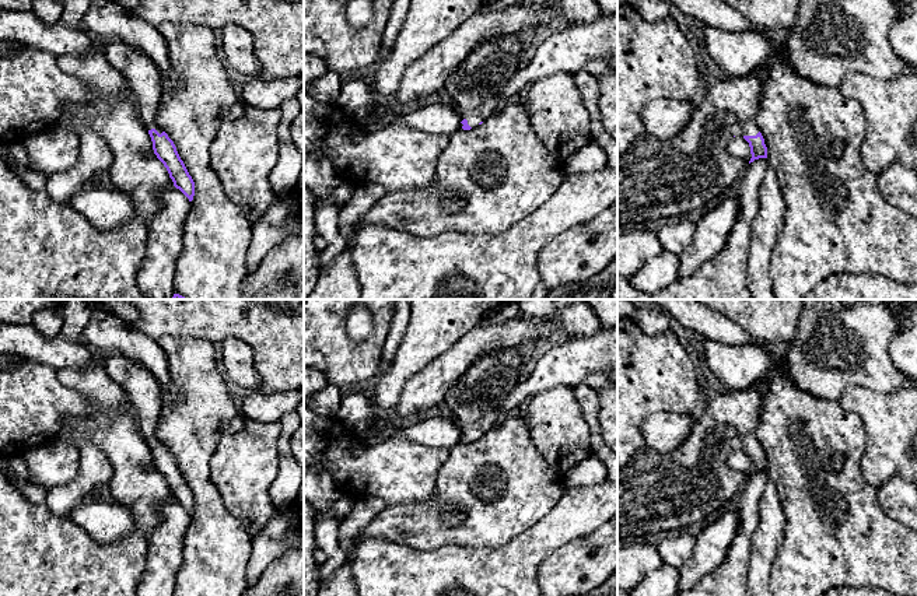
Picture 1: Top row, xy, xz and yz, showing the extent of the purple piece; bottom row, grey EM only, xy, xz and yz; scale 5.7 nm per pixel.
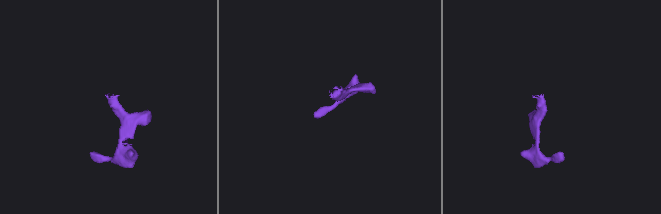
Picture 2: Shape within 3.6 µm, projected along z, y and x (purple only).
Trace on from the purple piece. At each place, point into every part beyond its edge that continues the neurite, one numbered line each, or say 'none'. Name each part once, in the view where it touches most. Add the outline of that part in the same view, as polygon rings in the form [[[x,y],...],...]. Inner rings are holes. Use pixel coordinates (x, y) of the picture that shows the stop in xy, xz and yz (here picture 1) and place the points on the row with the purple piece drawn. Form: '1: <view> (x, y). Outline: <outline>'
1: xz (475, 84). Outline: [[[498,36],[475,48],[448,76],[442,90],[445,97],[456,105],[461,122],[466,119],[470,127],[476,127],[501,106],[498,94],[505,83],[519,70],[522,52],[521,36]]]

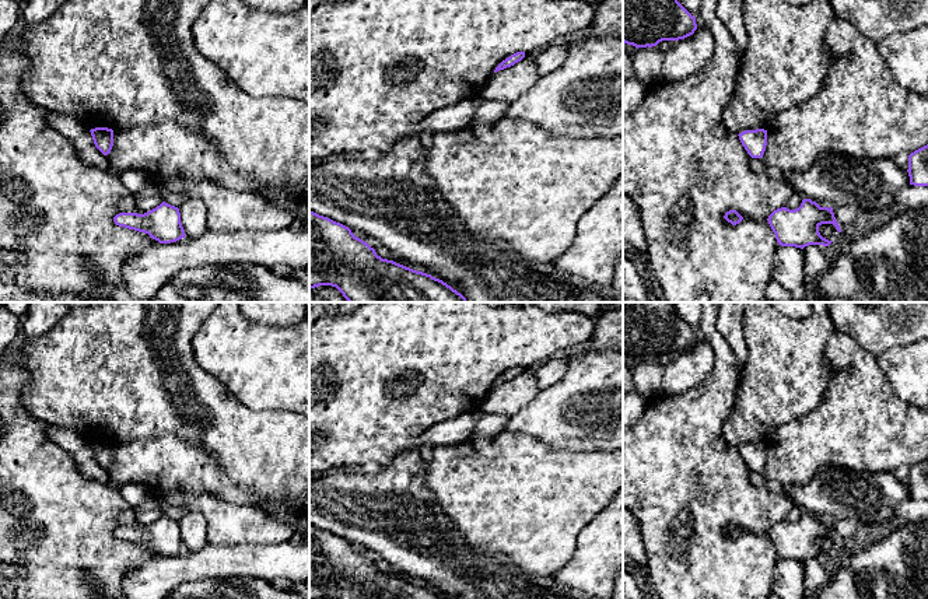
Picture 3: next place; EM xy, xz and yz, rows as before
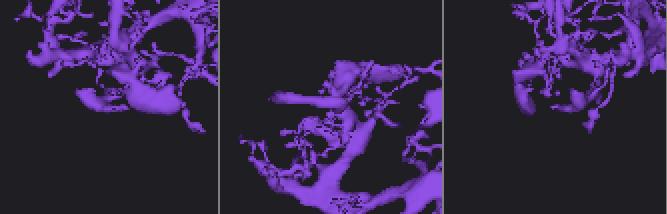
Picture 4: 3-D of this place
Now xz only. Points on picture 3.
none

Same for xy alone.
none

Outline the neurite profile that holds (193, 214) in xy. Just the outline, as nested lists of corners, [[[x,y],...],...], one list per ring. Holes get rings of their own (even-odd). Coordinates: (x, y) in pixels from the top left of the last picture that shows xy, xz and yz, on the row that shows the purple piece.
[[[188,199],[178,209],[188,238],[196,238],[209,230],[207,209],[200,199]]]

